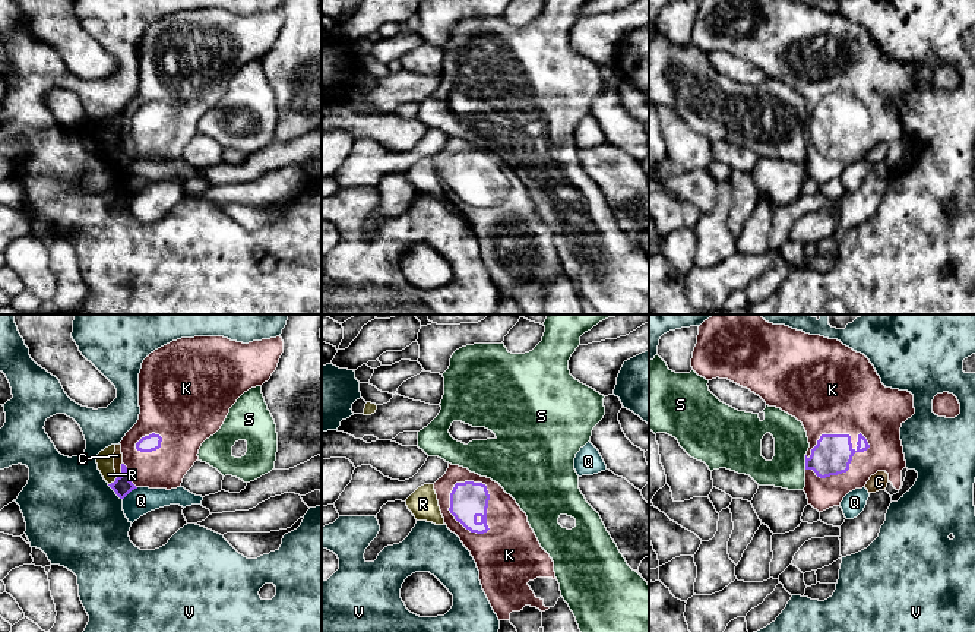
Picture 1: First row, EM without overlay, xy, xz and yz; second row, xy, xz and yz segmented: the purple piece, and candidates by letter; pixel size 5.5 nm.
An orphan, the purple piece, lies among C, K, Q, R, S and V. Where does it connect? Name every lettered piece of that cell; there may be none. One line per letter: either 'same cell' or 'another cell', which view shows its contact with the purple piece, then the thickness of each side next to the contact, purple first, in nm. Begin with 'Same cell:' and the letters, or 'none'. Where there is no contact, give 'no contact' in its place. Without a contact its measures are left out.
Same cell: K
C: another cell; contact in xy; calibres 100 and 50 nm
K: same cell; contact in yz; calibres 220 and 180 nm
Q: another cell; contact in xy; calibres 100 and 150 nm
R: another cell; contact in xy; calibres 100 and 100 nm
S: another cell; contact in yz; calibres 220 and 200 nm
V: another cell; contact in xy; calibres 100 and 500 nm

